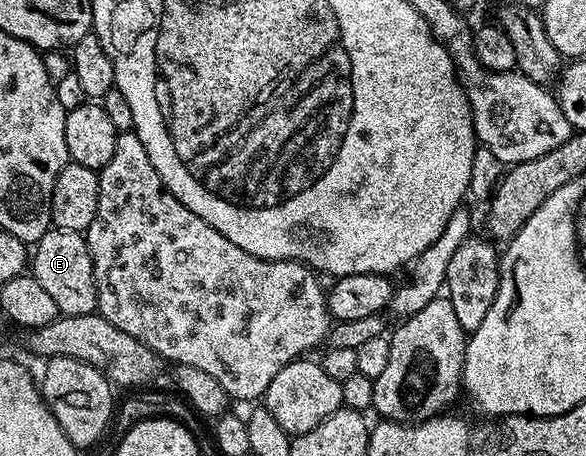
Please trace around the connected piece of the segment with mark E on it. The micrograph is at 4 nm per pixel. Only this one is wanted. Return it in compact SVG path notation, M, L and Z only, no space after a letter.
M51 228L32 246L32 276L52 296L59 315L84 316L98 309L98 293L85 233Z

